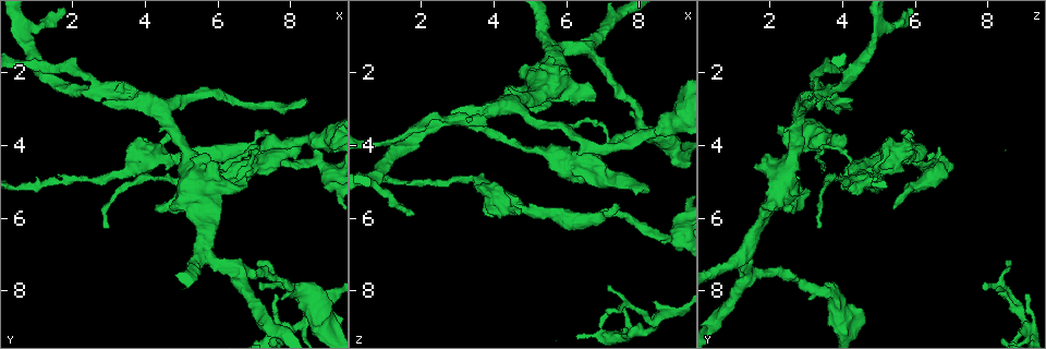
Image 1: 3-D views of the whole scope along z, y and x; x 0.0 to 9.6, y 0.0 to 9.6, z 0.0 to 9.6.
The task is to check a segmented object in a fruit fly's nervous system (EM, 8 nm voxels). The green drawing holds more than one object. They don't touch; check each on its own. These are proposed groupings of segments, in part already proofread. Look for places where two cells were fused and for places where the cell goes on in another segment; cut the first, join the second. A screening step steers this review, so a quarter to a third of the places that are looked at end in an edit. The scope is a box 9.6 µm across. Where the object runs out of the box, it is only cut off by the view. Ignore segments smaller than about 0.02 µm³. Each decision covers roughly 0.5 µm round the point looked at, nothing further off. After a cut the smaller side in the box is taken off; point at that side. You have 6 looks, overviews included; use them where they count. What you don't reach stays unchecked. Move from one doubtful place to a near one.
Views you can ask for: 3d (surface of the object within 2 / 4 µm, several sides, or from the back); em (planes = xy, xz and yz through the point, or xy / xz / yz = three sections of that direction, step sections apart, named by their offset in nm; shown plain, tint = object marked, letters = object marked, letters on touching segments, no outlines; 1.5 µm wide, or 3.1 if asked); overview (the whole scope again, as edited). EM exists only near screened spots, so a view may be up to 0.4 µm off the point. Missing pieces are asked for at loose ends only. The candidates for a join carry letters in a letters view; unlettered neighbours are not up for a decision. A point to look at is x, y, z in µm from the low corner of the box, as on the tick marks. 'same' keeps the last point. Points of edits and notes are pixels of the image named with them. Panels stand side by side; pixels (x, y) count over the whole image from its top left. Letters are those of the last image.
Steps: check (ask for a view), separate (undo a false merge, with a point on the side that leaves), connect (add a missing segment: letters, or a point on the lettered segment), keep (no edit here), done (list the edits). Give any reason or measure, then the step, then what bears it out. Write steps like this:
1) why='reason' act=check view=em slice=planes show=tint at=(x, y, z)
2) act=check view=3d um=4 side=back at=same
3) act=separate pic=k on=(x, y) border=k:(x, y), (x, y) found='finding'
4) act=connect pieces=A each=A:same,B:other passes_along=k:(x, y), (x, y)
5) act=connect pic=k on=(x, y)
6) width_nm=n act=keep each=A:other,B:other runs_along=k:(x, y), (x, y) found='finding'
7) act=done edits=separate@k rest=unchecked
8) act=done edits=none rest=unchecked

why='closes a loop' act=check view=3d um=2 at=(1.75, 2.00, 3.45)

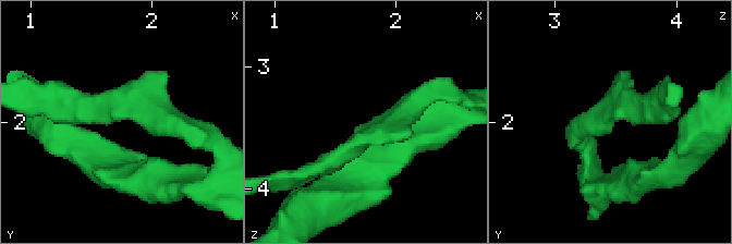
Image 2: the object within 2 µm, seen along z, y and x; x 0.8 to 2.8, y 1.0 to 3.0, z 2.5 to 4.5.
act=check view=em slice=xy step=8 show=tint at=(1.72, 1.92, 3.52)

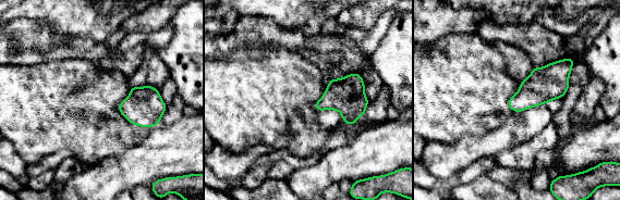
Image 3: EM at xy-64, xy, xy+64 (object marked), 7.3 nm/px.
why='cut it another way' act=check view=em slice=planes show=letters at=same

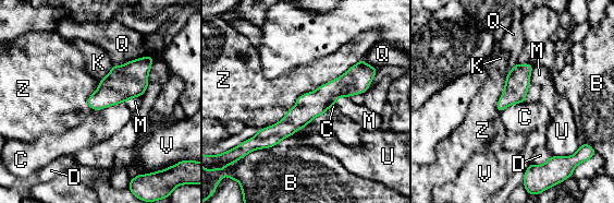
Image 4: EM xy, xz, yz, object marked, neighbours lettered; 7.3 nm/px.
width_nm=160 act=keep each=B:other,C:other,D:other,K:other,M:other,Q:other,U:other,V:other,Z:other runs_along=4:(367, 78), (336, 87), (256, 142) found='all the same cell'

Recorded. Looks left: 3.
why='long arm stops here' act=check view=3d um=4 at=(2.95, 6.30, 3.30)

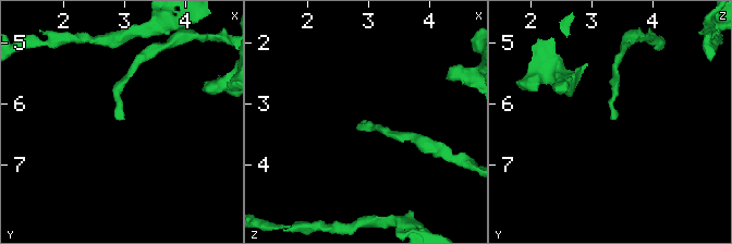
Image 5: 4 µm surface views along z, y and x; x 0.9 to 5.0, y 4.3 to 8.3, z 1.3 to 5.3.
why='now the EM' act=check view=em slice=planes show=letters at=(3.00, 6.30, 3.35)

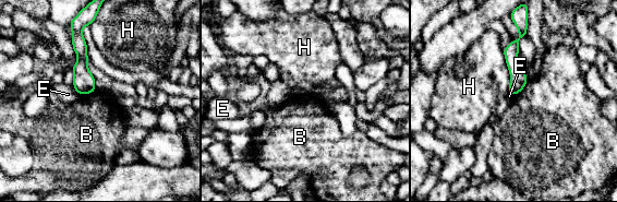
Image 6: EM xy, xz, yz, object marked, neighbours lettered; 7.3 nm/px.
longest_contact=H:320nm act=keep each=B:other,E:other,H:other runs_along=6:(521, 33), (512, 48), (512, 92) found='none of them fits'

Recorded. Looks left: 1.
why='an open end' act=check view=em slice=xz step=4 show=letters at=(8.45, 2.85, 3.75)

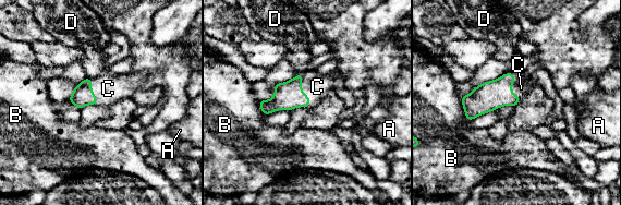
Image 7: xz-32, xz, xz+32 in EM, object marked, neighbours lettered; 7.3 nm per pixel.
width_nm=150 act=connect pic=7 on=(317, 86) each=A:other,B:other,C:same,D:other found='the cell continues'

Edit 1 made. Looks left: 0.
act=done edits=connect@7 rest=unchecked

